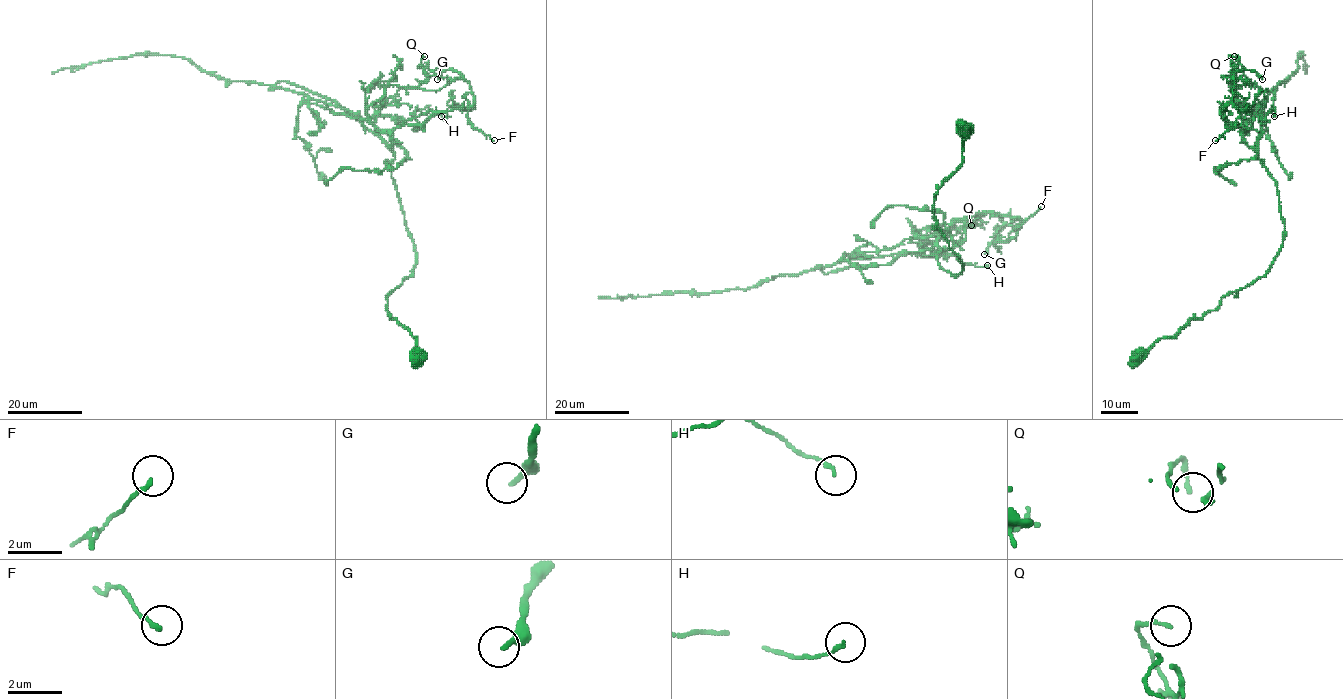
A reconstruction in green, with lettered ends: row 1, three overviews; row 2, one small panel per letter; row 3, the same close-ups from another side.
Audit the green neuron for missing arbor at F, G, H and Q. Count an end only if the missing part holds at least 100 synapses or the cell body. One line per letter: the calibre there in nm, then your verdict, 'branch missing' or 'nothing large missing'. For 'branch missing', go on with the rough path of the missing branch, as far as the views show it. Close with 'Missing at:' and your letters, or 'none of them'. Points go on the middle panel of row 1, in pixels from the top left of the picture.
F: calibre 160 nm; nothing large missing
G: calibre 200 nm; nothing large missing
H: calibre 110 nm; nothing large missing
Q: calibre 140 nm; nothing large missing
Missing at: none of them

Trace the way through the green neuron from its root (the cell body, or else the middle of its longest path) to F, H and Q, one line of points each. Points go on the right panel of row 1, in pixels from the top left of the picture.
F: (1140, 358), (1261, 278), (1281, 246), (1276, 180), (1243, 132), (1222, 118), (1231, 102), (1239, 117), (1215, 140)
H: (1140, 358), (1261, 278), (1278, 252), (1276, 183), (1243, 138), (1247, 120), (1274, 107), (1274, 116)
Q: (1140, 358), (1261, 278), (1284, 238), (1276, 180), (1243, 138), (1234, 56)

